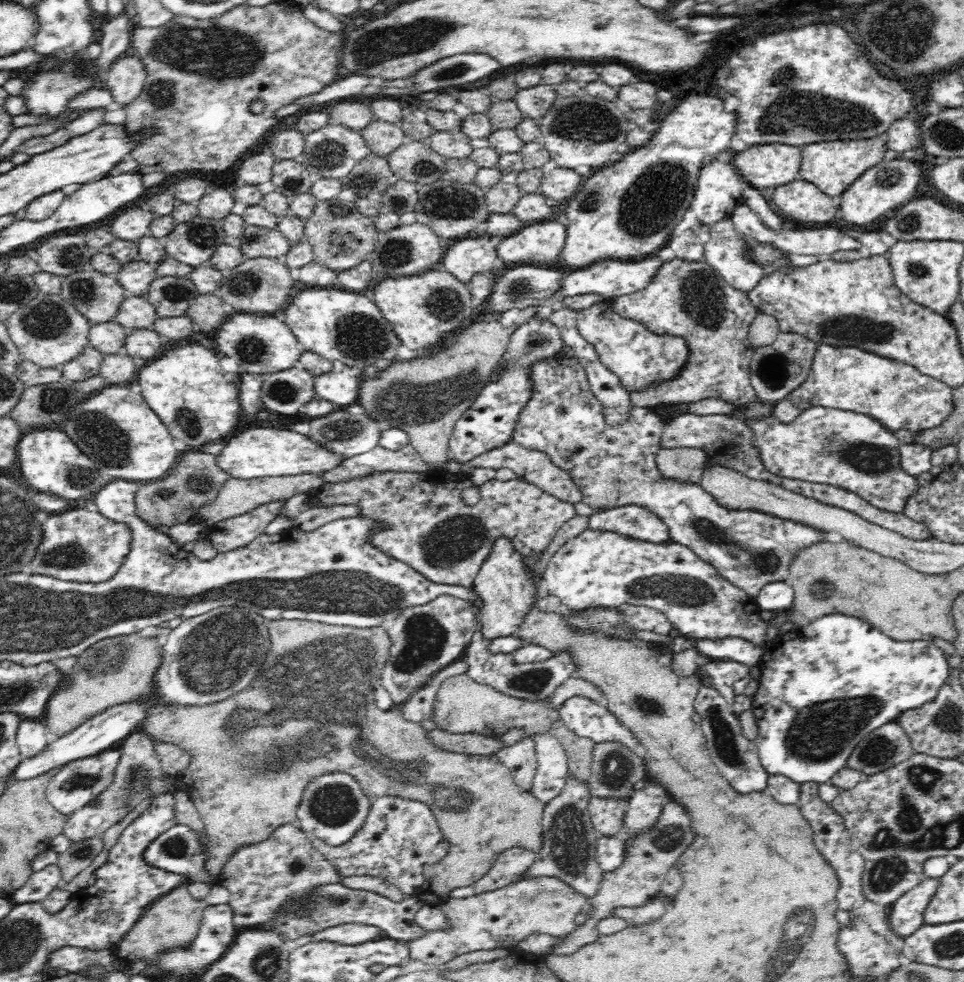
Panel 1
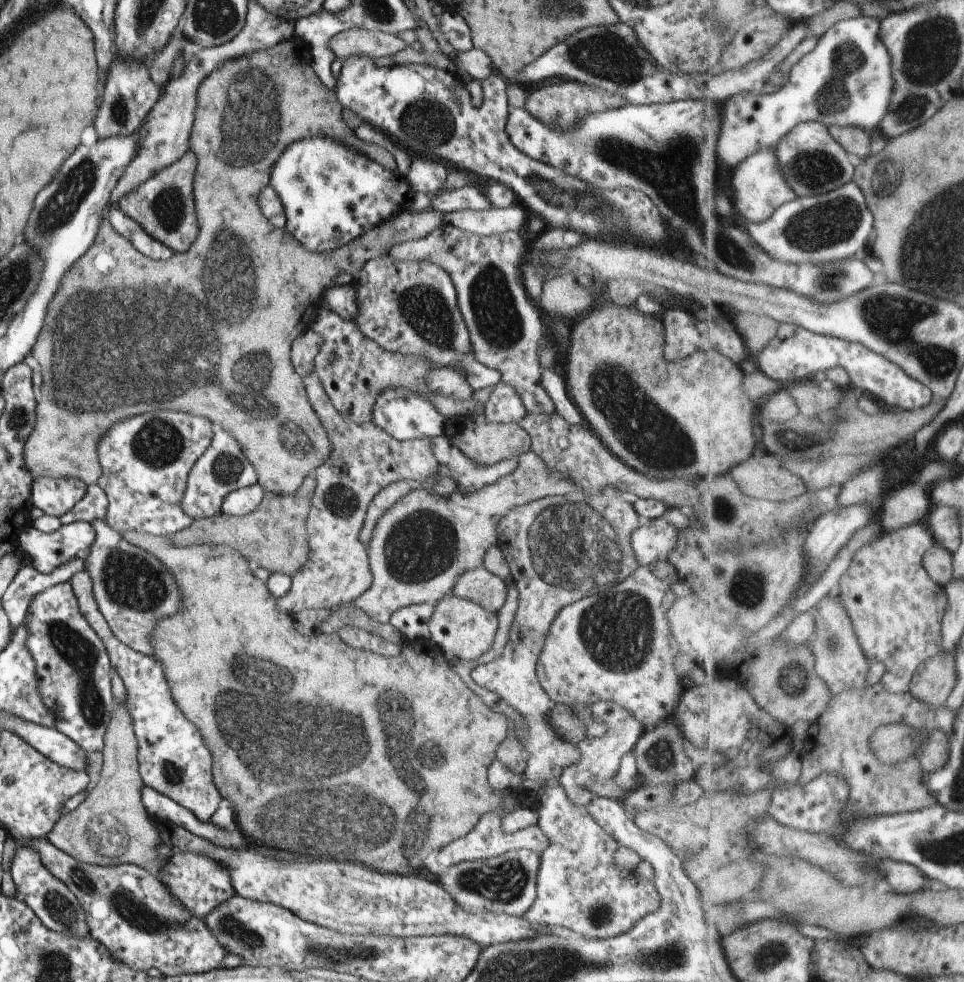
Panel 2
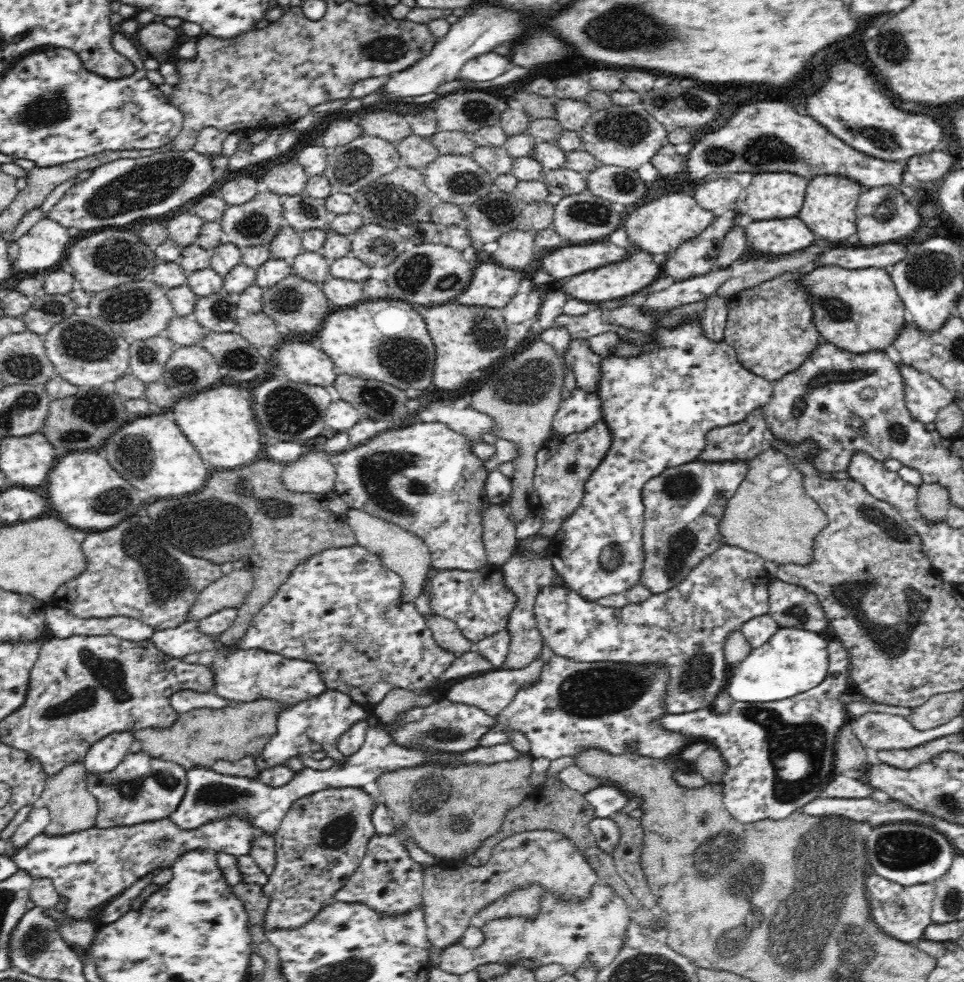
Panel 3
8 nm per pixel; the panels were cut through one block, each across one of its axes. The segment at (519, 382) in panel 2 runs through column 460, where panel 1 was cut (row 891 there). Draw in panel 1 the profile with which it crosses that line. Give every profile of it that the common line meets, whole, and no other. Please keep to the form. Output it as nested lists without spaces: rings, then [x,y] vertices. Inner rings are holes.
[[[283,824],[275,828],[272,834],[261,843],[246,845],[238,849],[226,862],[221,870],[218,882],[230,891],[229,905],[232,907],[233,923],[237,928],[256,928],[280,915],[294,913],[298,917],[309,917],[307,906],[311,901],[311,894],[322,885],[336,884],[343,879],[329,860],[312,847],[312,838],[296,824]]]

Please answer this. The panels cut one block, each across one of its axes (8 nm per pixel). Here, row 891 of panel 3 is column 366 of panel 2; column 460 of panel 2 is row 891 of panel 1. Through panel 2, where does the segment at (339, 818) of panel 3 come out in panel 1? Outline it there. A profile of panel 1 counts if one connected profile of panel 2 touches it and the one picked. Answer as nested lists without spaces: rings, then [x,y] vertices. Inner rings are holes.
[[[340,883],[322,885],[318,890],[311,894],[311,901],[307,906],[309,917],[298,917],[294,913],[280,915],[267,923],[262,923],[258,928],[276,931],[284,934],[284,939],[292,940],[299,937],[310,937],[311,934],[322,931],[329,927],[336,927],[338,924],[351,923],[355,927],[359,925],[370,925],[377,927],[384,932],[390,939],[402,942],[412,942],[418,938],[424,938],[428,931],[415,921],[415,916],[424,904],[416,898],[407,896],[396,902],[381,894],[372,891],[346,888]]]

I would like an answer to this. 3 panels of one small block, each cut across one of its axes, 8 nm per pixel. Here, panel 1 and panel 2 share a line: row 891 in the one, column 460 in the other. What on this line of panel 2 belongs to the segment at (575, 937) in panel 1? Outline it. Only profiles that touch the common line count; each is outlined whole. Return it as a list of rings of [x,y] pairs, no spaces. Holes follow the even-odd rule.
[[[450,593],[439,598],[433,605],[433,612],[428,621],[429,641],[439,648],[445,659],[474,662],[493,646],[498,625],[497,613]]]

